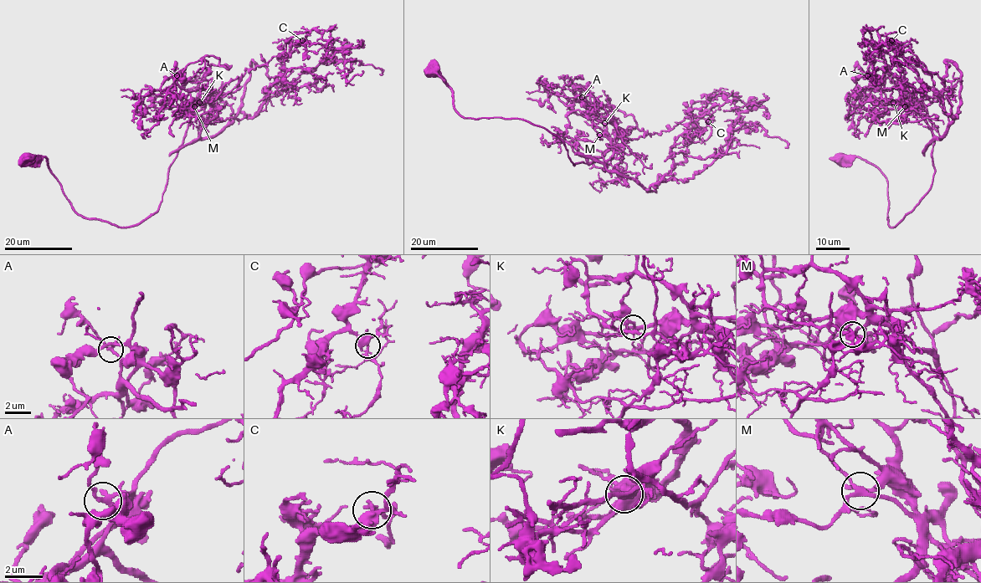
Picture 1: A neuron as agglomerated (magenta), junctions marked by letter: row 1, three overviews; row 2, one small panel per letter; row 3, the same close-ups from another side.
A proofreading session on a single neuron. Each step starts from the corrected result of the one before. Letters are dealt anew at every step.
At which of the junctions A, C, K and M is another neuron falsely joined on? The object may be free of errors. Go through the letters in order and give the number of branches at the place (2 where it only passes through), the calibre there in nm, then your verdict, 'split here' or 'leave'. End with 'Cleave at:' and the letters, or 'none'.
A: 3 branches meet; 200 nm thick; leave
C: 3 branches meet; 240 nm thick; leave
K: 3 branches meet; 240 nm thick; leave
M: 3 branches meet; 200 nm thick; split here
Cleave at: M

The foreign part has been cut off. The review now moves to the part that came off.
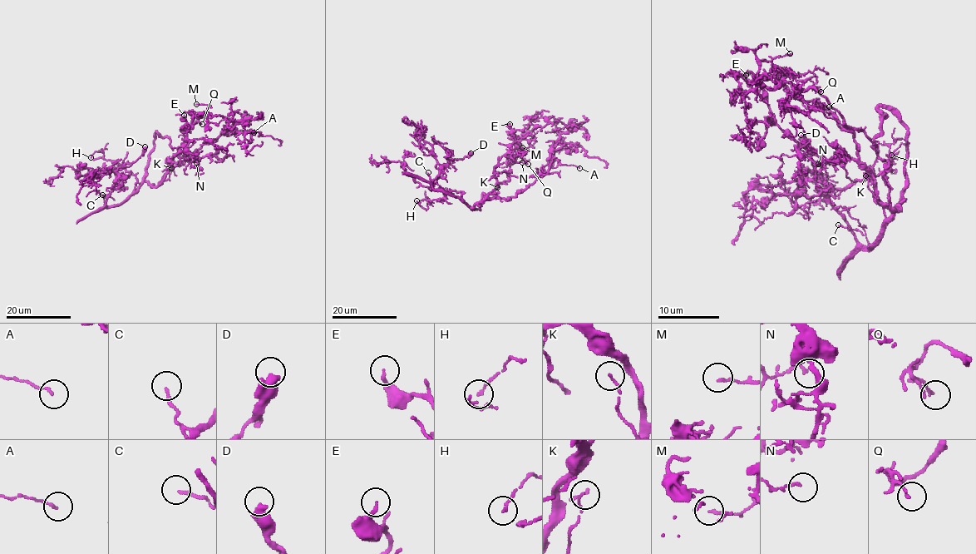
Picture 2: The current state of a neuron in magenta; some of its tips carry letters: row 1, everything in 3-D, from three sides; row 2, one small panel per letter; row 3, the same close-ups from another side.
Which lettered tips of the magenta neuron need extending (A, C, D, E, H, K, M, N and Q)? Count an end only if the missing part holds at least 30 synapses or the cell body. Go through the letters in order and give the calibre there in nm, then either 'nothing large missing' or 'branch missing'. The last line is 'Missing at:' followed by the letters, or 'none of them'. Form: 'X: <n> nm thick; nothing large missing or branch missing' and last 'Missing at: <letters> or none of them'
A: 110 nm thick; nothing large missing
C: 150 nm thick; nothing large missing
D: 550 nm thick; nothing large missing
E: 180 nm thick; nothing large missing
H: 60 nm thick; nothing large missing
K: 60 nm thick; nothing large missing
M: 120 nm thick; nothing large missing
N: 140 nm thick; nothing large missing
Q: 120 nm thick; nothing large missing
Missing at: none of them

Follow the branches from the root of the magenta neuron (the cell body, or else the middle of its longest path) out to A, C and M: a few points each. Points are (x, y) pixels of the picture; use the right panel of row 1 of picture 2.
A: (889, 204), (885, 180), (889, 166), (874, 144), (860, 130), (847, 128), (809, 104), (829, 106)
C: (889, 204), (893, 210), (904, 200), (882, 225), (871, 246), (864, 246), (849, 228), (838, 225)
M: (889, 204), (876, 195), (855, 136), (829, 110), (801, 101), (775, 77), (771, 61), (790, 53)

